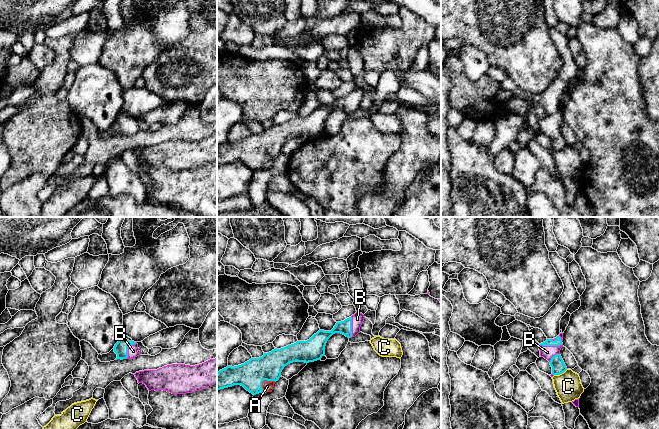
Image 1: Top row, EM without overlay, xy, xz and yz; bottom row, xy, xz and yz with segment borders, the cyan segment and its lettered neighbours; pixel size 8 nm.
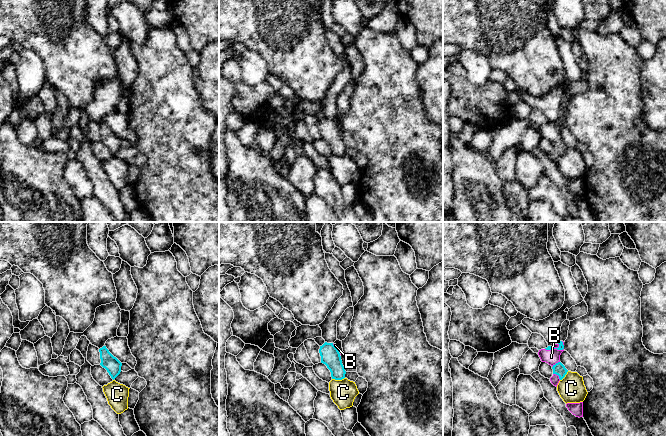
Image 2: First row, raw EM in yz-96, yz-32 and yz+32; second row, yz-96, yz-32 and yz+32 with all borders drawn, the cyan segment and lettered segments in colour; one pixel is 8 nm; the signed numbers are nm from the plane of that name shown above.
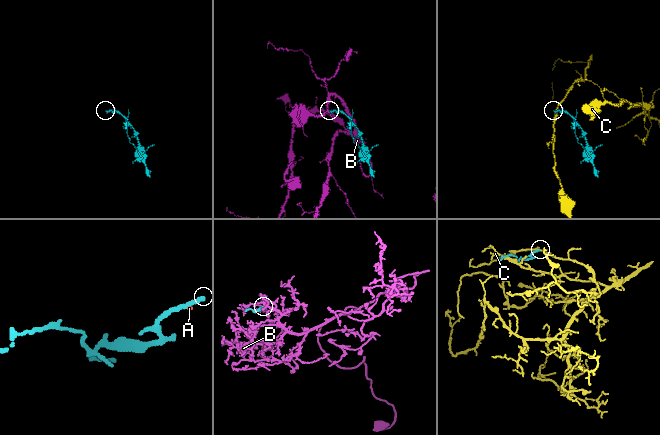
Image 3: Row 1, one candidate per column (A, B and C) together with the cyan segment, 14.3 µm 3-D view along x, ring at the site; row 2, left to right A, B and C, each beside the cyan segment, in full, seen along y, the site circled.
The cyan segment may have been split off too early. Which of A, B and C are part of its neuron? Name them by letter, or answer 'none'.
A, B

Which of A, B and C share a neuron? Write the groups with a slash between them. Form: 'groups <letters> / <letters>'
groups A B / C

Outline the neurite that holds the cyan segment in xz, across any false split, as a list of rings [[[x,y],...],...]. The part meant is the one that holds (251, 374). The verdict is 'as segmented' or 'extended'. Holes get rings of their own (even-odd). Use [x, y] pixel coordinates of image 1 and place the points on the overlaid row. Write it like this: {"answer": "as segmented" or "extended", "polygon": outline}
{"answer": "extended", "polygon": [[[356,312],[344,321],[337,322],[331,331],[319,330],[307,341],[297,341],[284,348],[275,348],[262,357],[251,358],[238,366],[227,366],[217,373],[217,390],[241,385],[253,395],[271,392],[285,366],[293,362],[314,362],[325,355],[328,339],[335,333],[348,338],[360,333],[364,315]]]}

